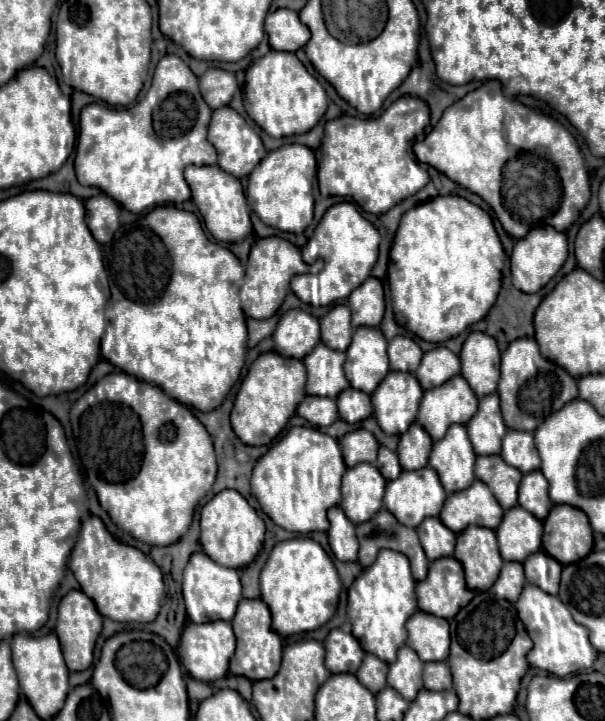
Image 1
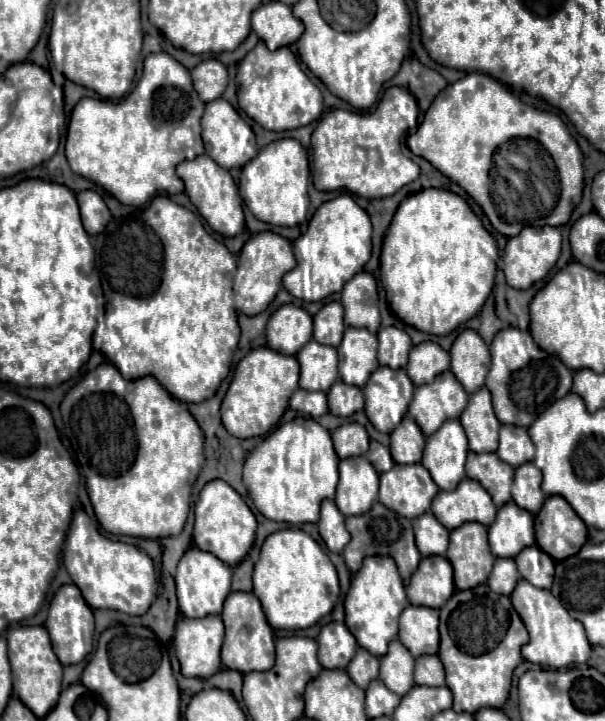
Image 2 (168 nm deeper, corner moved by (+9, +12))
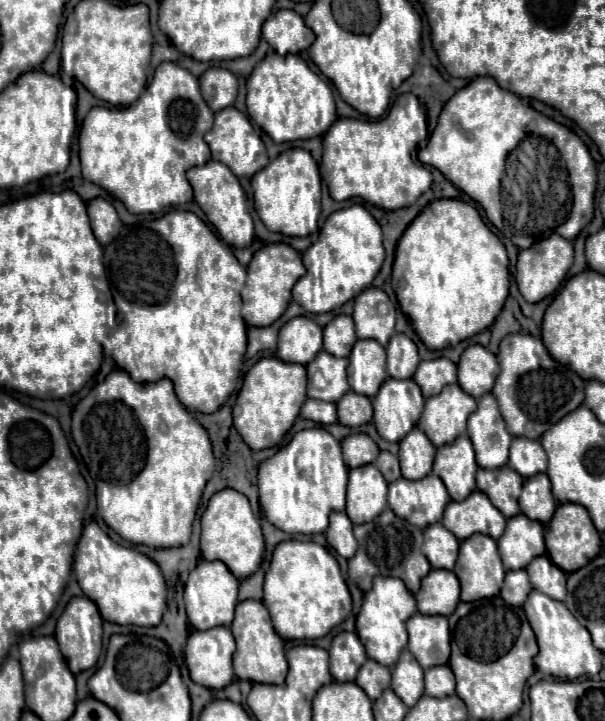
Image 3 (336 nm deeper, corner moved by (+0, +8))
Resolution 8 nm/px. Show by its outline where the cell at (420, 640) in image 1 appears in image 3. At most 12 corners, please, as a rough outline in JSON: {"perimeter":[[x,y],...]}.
{"perimeter":[[414,614],[408,650],[420,666],[448,664],[446,616]]}

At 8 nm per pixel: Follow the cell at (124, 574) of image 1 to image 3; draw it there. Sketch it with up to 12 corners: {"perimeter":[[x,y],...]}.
{"perimeter":[[84,526],[73,570],[102,618],[158,626],[156,562]]}

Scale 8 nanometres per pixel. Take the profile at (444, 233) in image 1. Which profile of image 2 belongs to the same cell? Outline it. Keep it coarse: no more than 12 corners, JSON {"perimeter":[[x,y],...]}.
{"perimeter":[[407,196],[381,248],[391,310],[449,334],[491,294],[497,242],[465,198]]}

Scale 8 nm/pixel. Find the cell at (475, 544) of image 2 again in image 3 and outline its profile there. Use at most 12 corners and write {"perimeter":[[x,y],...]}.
{"perimeter":[[474,534],[454,568],[460,600],[500,592],[504,566],[496,540]]}

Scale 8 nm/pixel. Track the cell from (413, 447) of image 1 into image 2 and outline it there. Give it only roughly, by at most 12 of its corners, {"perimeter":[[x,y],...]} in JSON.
{"perimeter":[[405,416],[391,432],[397,464],[421,462],[425,436]]}

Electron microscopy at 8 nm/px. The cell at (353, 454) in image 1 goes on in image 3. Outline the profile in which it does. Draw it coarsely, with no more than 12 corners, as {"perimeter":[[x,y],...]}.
{"perimeter":[[368,434],[342,440],[348,468],[372,464],[380,450]]}

